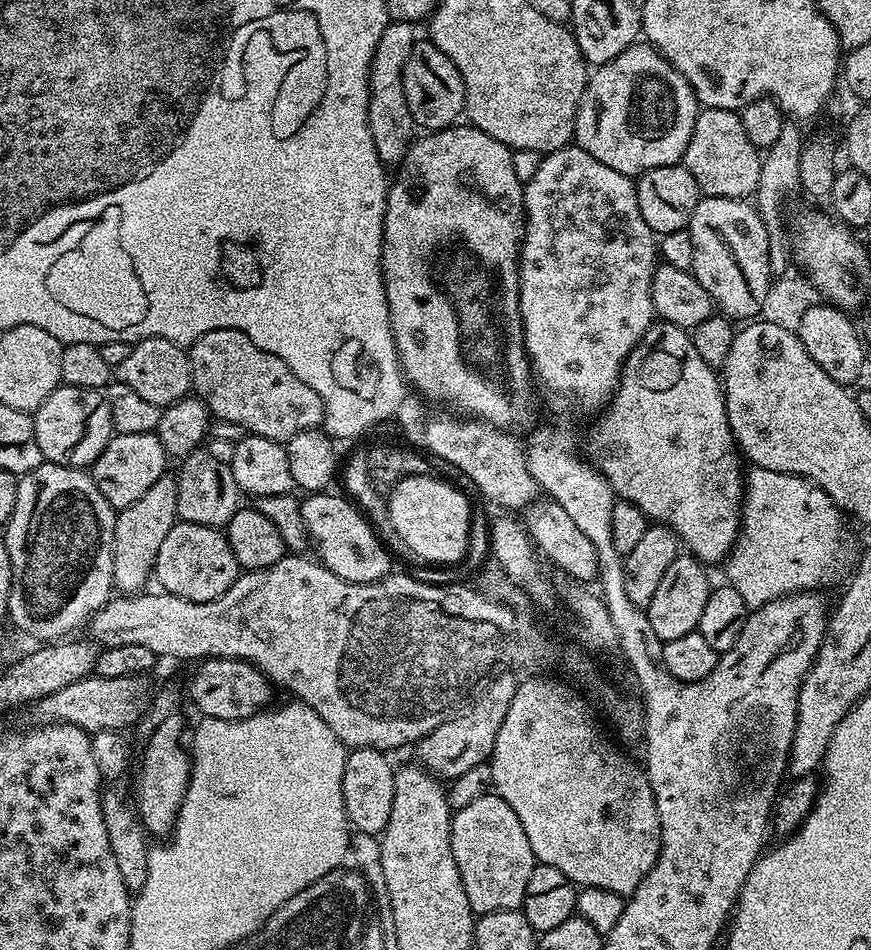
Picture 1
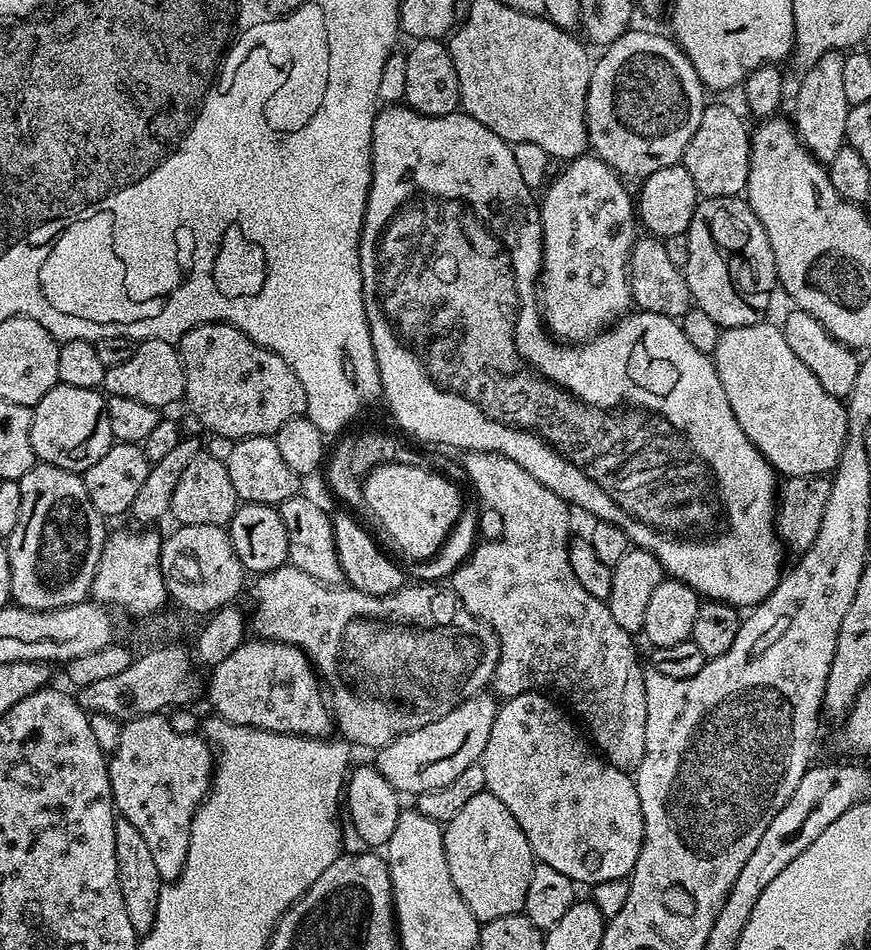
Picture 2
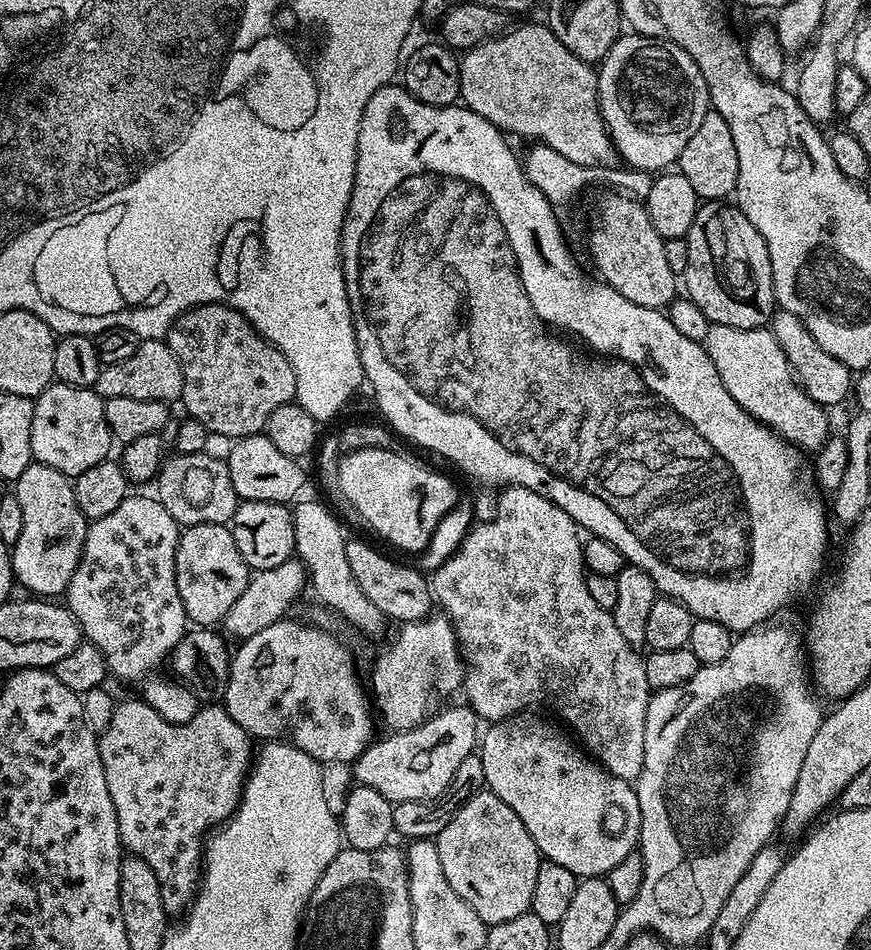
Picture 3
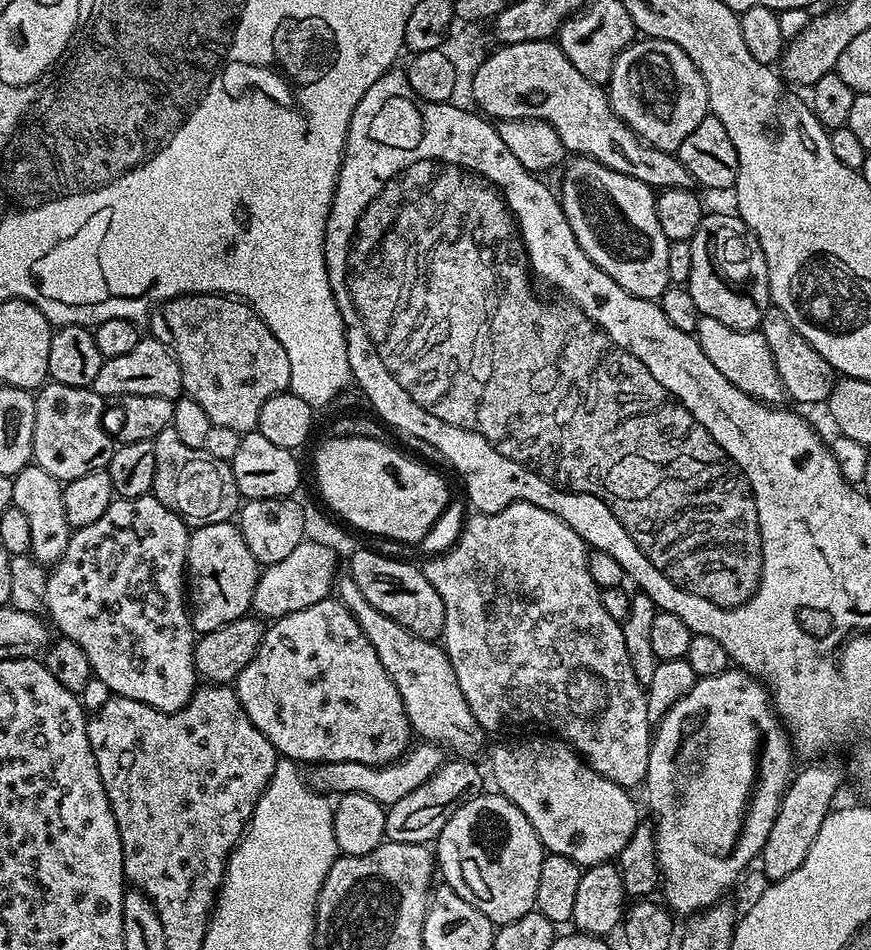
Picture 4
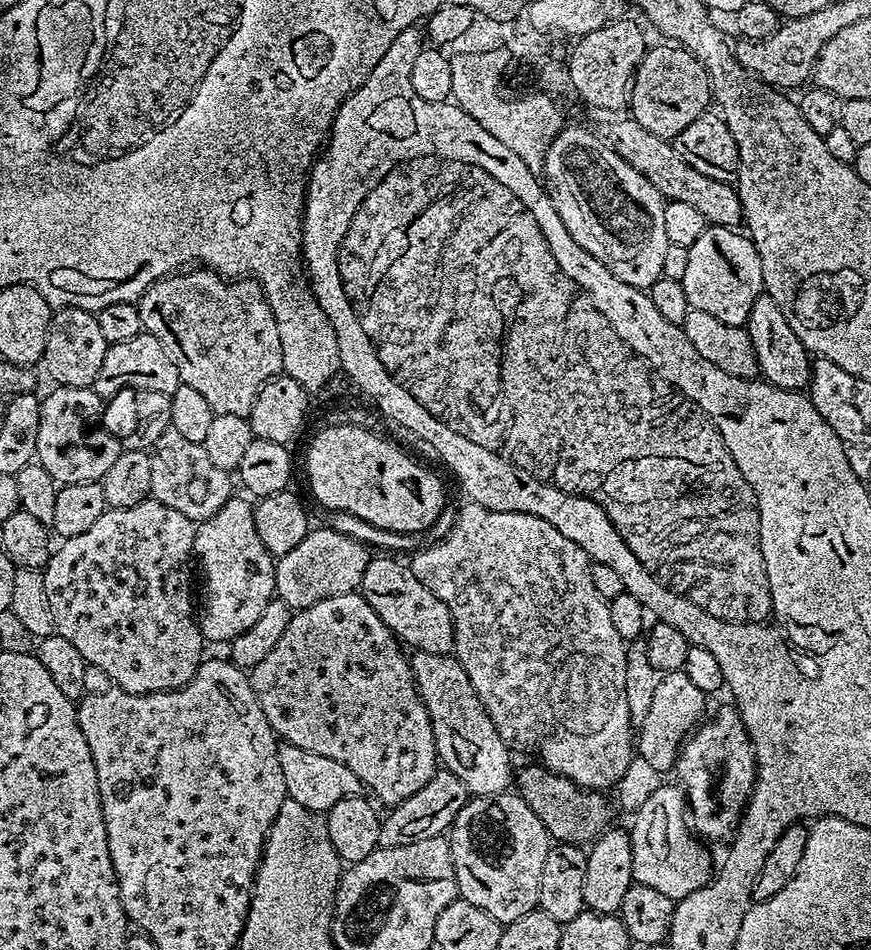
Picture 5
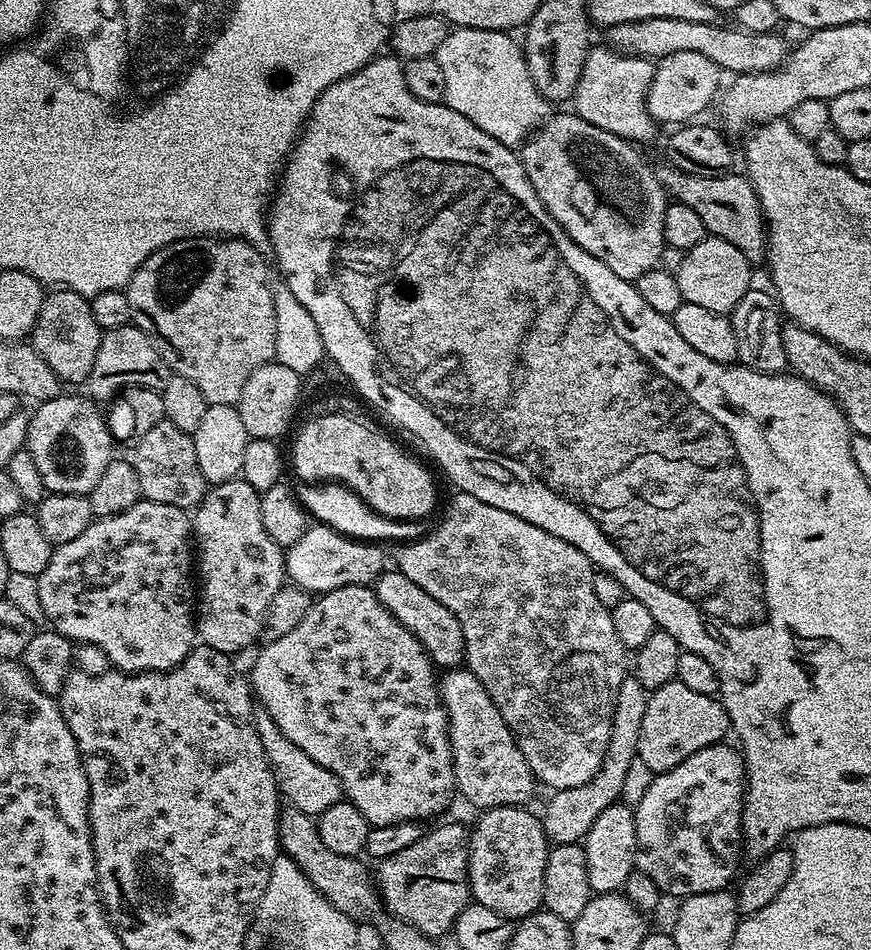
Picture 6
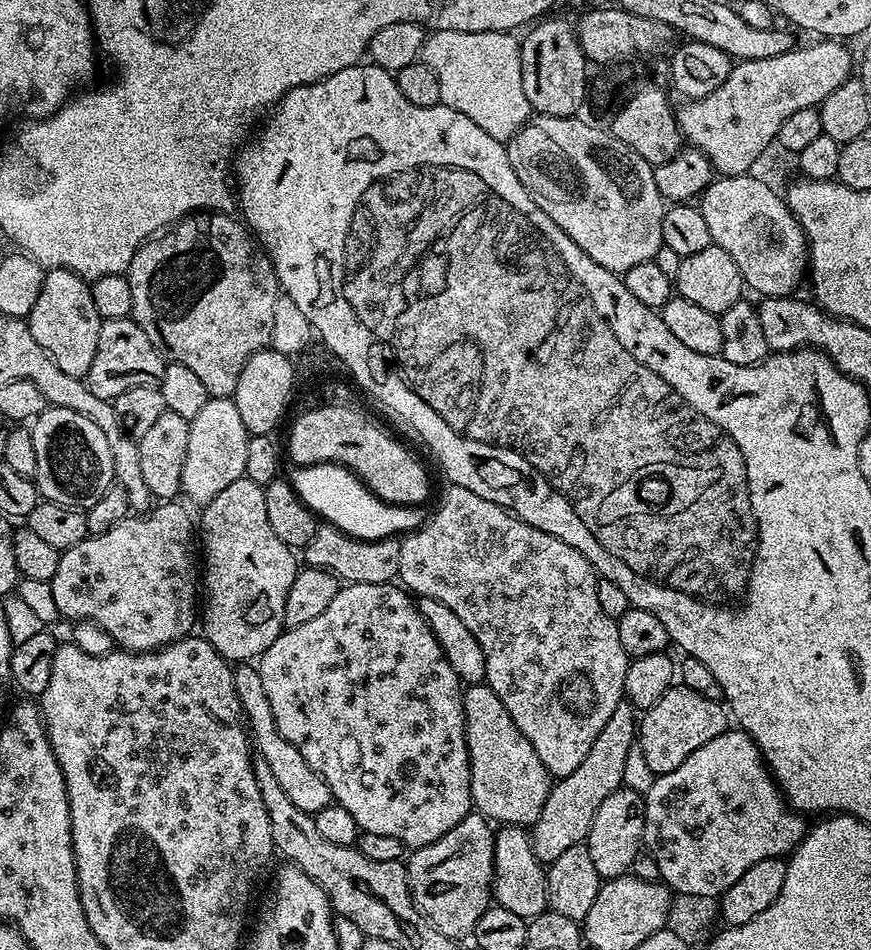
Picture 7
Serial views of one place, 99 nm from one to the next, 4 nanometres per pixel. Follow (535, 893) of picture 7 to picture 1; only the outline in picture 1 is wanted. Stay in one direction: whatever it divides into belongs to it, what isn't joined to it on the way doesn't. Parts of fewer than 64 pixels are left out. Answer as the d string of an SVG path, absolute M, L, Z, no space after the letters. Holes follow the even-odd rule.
M489 794L474 798L470 806L455 809L452 849L473 913L523 909L526 882L530 882L530 874L534 874L538 861L534 850L530 850L530 838L526 838L522 822L518 822L518 814L506 806L503 798Z

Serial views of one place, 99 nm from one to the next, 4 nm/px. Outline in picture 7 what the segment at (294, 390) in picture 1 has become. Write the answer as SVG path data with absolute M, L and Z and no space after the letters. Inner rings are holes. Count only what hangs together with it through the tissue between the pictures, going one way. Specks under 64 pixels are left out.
M193 212L191 216L176 221L167 230L161 231L141 244L126 273L130 282L130 298L132 299L131 319L135 320L138 326L142 326L142 330L146 330L146 338L150 338L150 342L154 342L156 349L171 363L187 366L201 380L202 386L206 386L208 395L212 398L235 397L242 366L246 366L246 362L253 354L261 352L273 343L276 335L276 304L282 299L282 289L271 258L254 239L251 231L235 215L233 216L223 212Z

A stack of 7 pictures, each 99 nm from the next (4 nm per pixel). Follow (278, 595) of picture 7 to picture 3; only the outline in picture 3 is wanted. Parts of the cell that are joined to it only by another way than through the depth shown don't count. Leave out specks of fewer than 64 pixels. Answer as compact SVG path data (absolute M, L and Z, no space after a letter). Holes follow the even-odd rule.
M189 524L181 531L176 551L176 581L184 613L193 625L219 625L226 610L242 598L242 590L246 590L249 579L249 566L242 554L238 554L228 524Z

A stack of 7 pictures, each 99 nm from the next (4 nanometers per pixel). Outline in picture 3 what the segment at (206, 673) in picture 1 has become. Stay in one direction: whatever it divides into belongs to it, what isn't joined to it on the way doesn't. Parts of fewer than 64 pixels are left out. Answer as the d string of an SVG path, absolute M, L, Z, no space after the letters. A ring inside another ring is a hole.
M285 618L274 622L270 626L266 626L266 630L258 630L258 634L254 634L248 640L239 641L240 649L231 653L232 665L228 671L228 681L224 687L222 697L222 706L230 714L230 718L234 718L234 722L238 722L238 726L242 726L242 730L246 730L248 735L260 742L283 742L292 744L298 750L302 750L306 754L310 754L310 758L319 761L321 765L327 764L344 764L354 762L368 749L369 744L374 739L372 733L372 716L374 720L374 708L370 703L369 693L366 691L366 684L360 681L360 676L356 673L356 664L352 661L352 656L348 653L348 648L336 636L331 636L328 632L323 632L320 628L315 628L312 624L299 624L293 618Z

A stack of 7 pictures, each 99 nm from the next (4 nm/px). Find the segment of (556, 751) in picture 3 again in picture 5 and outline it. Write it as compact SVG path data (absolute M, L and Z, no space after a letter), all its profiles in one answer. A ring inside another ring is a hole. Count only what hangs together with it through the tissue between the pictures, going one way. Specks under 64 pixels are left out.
M539 762L529 765L529 768L524 768L521 772L519 769L514 784L518 795L528 803L530 810L534 810L538 818L542 818L553 841L583 845L595 840L609 827L608 804L600 797L603 795L599 791L580 788L573 780L567 780L564 776L550 771Z

